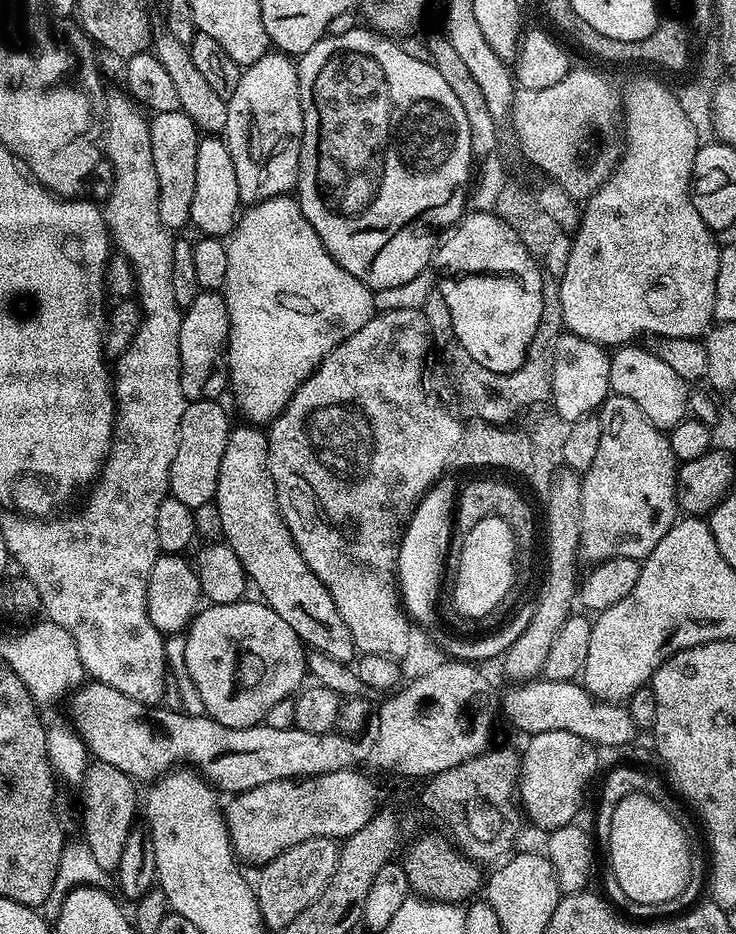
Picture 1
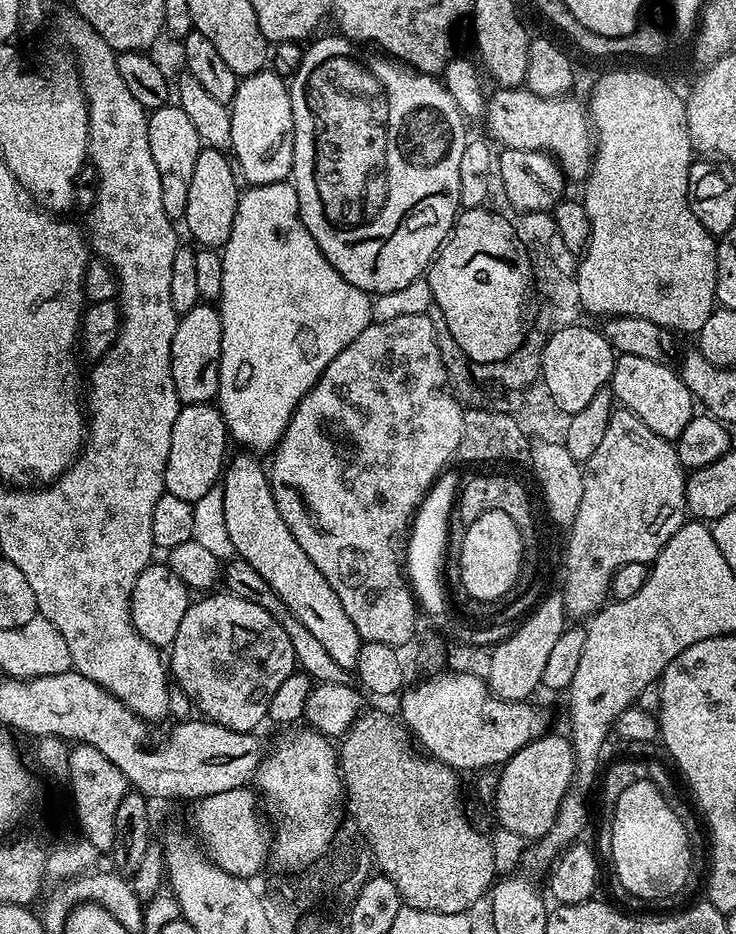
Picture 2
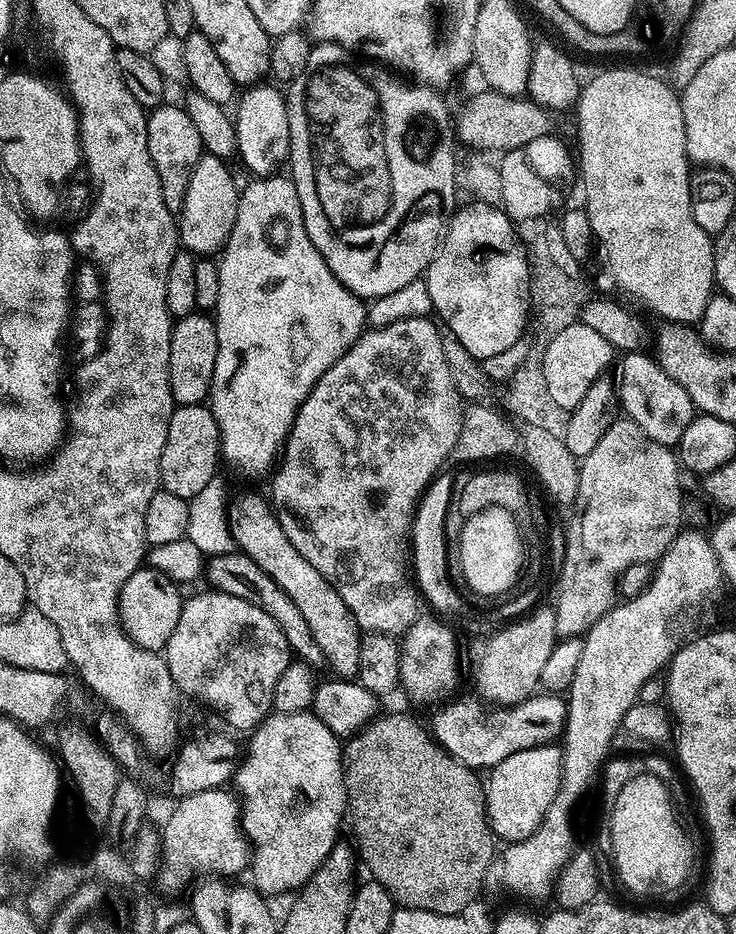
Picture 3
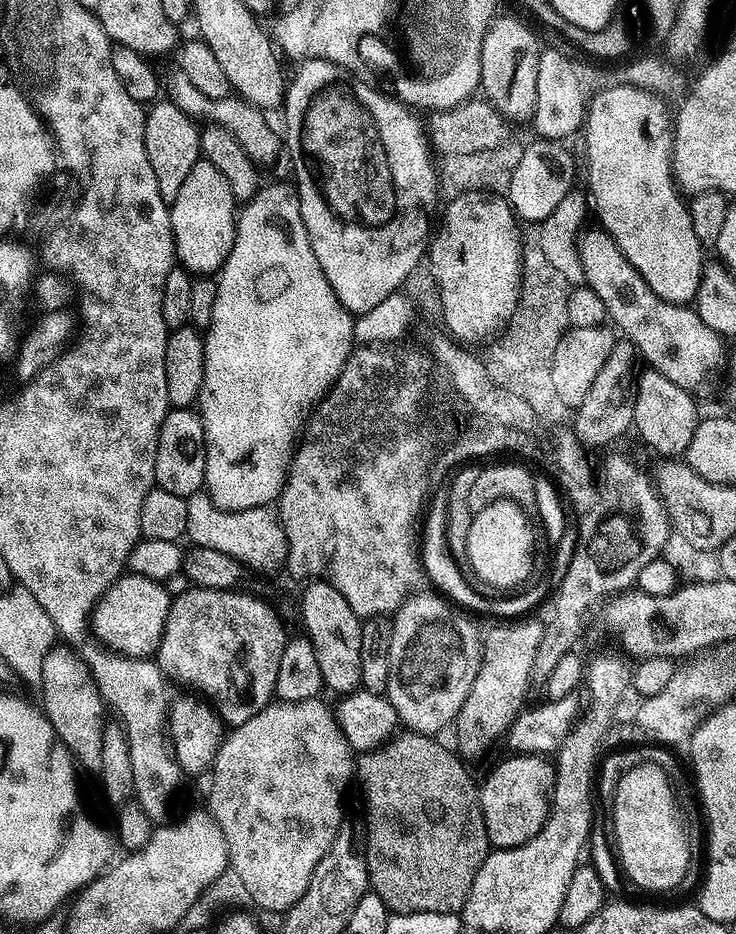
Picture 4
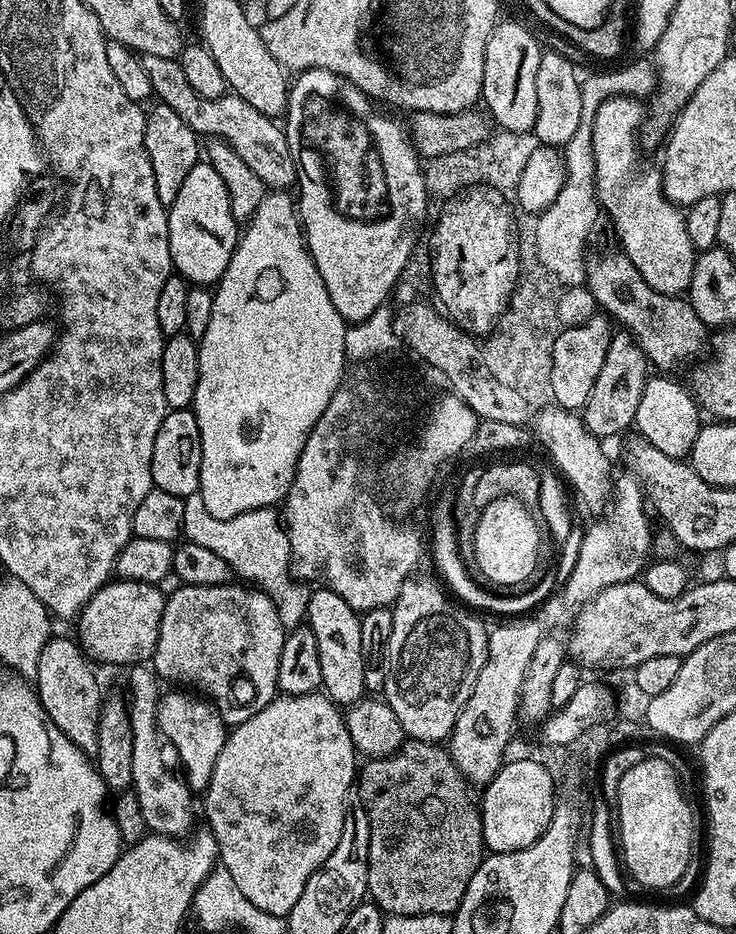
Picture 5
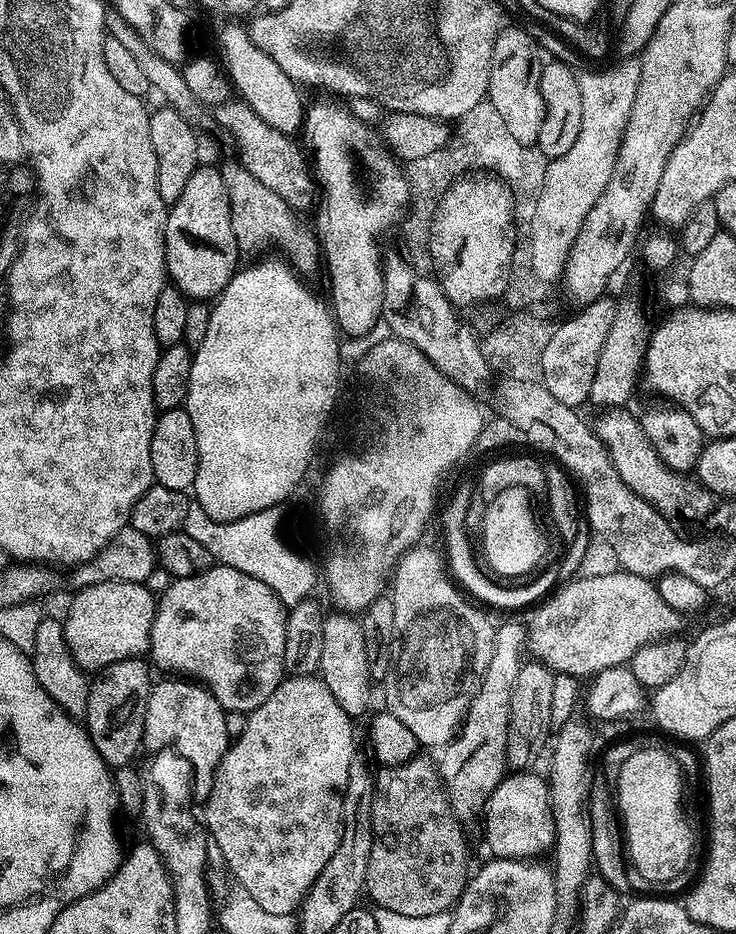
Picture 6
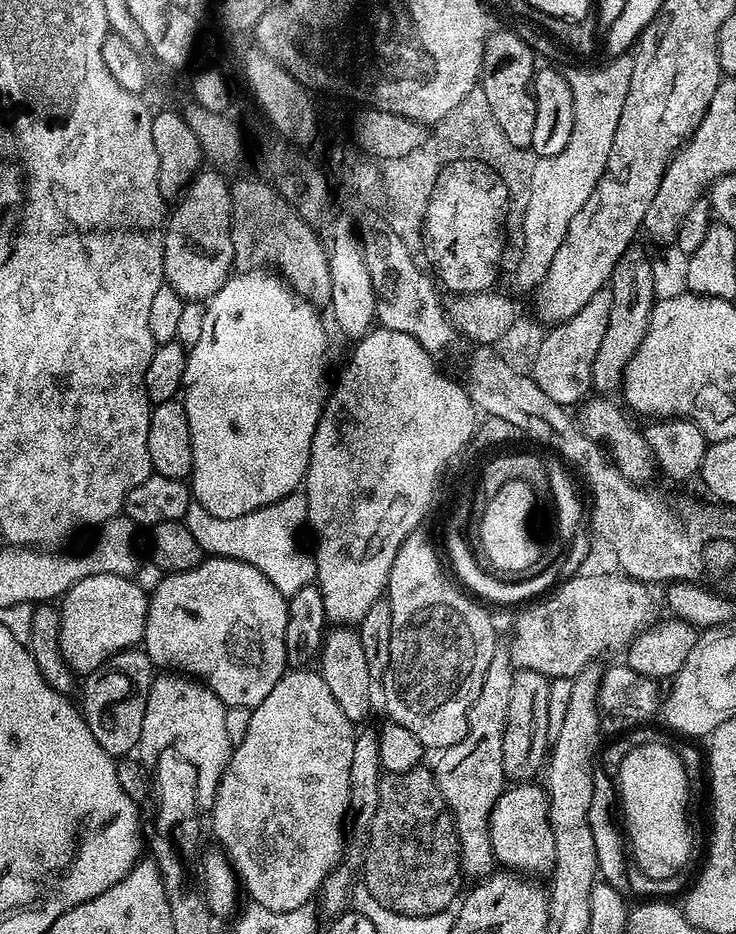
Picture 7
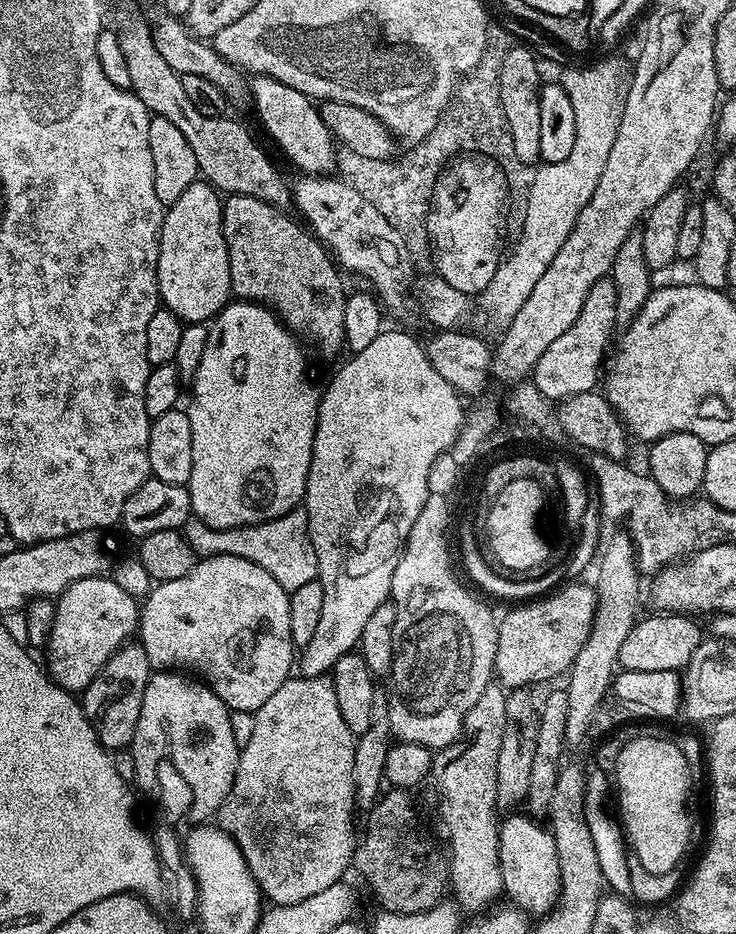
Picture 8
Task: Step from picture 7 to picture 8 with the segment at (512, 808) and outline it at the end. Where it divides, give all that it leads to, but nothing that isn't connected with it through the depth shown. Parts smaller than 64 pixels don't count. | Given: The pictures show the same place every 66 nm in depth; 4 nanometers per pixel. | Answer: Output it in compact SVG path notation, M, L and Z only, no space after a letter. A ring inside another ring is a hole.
M508 814L499 821L498 858L504 879L503 895L509 896L511 903L525 914L543 918L556 907L560 896L560 875L558 874L558 854L554 838L547 827L539 824L539 819L531 815Z

